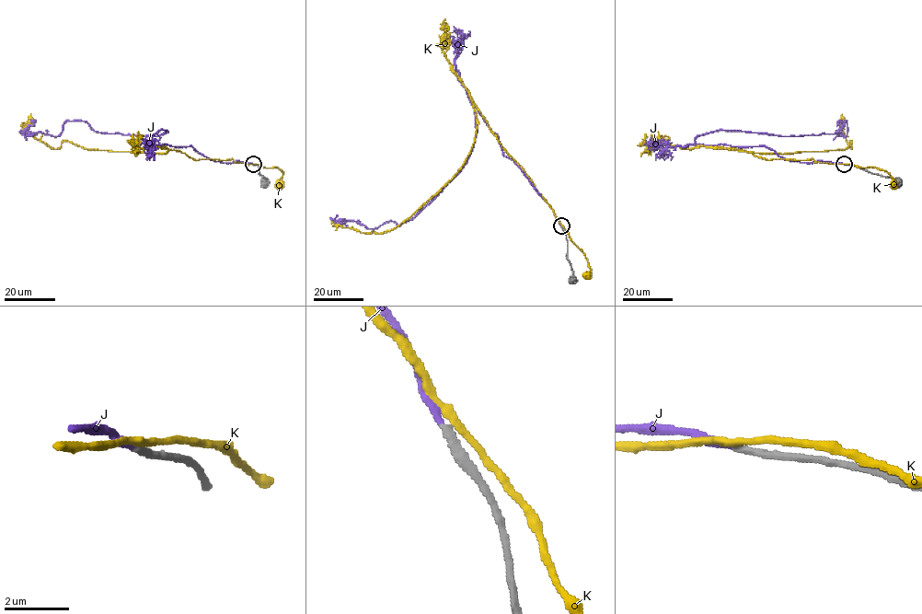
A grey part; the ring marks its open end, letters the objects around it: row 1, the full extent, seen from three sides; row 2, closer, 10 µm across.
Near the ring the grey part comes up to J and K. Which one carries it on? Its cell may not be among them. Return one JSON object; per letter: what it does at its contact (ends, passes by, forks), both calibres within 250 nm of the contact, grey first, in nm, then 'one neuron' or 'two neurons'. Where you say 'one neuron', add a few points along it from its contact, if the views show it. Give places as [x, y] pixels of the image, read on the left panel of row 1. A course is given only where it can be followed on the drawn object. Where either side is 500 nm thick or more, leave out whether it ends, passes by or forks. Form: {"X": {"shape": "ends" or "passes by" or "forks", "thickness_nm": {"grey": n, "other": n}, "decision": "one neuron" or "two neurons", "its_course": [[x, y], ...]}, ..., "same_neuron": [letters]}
{"J": {"shape": "ends", "thickness_nm": {"grey": 240, "other": 240}, "decision": "one neuron", "its_course": [[253, 164], [150, 144], [164, 130], [102, 133], [74, 120], [55, 136], [28, 133], [33, 125]]}, "K": {"shape": "passes by", "thickness_nm": {"grey": 260, "other": 200}, "decision": "two neurons"}, "same_neuron": ["J"]}

